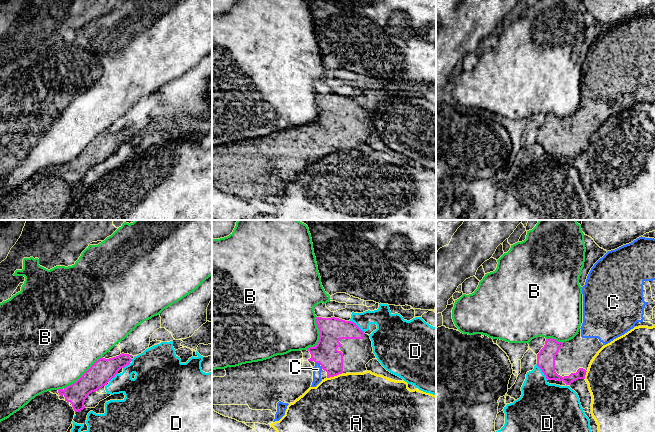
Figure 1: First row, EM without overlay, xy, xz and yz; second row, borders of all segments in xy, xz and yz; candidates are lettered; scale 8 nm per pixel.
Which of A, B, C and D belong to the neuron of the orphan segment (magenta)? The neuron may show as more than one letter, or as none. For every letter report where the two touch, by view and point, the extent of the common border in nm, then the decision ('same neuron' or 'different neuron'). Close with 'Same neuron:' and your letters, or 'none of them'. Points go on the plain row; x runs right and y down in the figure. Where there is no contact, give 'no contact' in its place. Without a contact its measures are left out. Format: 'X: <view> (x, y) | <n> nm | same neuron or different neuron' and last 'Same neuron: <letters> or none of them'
A: xz (334, 151) | 140 nm | different neuron
B: xz (320, 111) | 280 nm | different neuron
C: xz (318, 138) | 50 nm | same neuron
D: yz (542, 147) | 150 nm | different neuron
Same neuron: C

